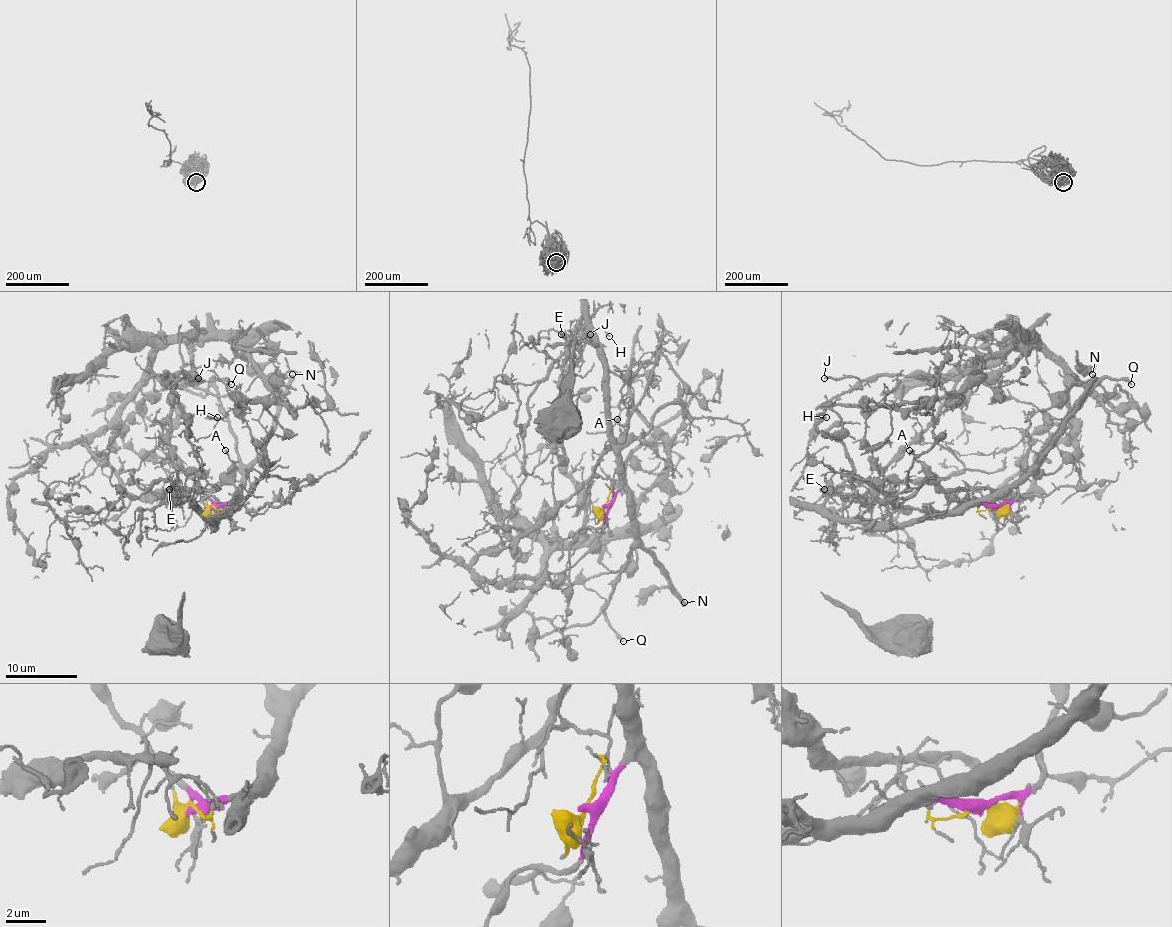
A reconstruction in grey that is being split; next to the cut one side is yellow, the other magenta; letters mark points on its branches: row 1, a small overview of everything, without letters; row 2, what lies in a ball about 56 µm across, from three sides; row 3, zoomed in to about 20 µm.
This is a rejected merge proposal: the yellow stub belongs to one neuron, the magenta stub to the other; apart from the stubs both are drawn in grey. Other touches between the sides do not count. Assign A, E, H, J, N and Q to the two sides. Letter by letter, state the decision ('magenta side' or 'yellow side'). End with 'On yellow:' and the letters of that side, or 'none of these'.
A: yellow side
E: yellow side
H: yellow side
J: yellow side
N: magenta side
Q: magenta side
On yellow: A, E, H, J

